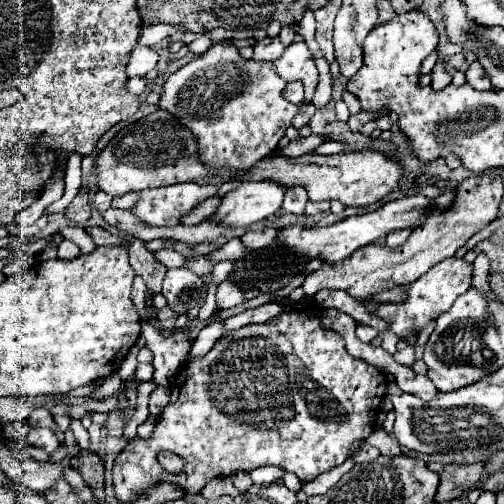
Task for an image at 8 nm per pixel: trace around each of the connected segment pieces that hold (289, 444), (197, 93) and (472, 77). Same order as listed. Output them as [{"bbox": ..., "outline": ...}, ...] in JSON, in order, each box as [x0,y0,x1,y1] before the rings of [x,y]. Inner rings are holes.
[{"bbox":[112,305,386,503],"outline":[[[310,305],[308,309],[300,307],[300,313],[280,313],[280,317],[274,317],[272,321],[262,323],[262,325],[246,325],[242,329],[236,329],[236,331],[228,333],[226,337],[220,337],[206,357],[188,361],[186,367],[178,373],[178,379],[176,379],[176,385],[174,385],[174,393],[170,397],[170,403],[162,411],[162,417],[158,419],[158,423],[154,425],[152,437],[150,439],[136,437],[116,459],[114,471],[112,471],[114,473],[116,497],[122,503],[130,503],[130,501],[136,499],[136,491],[144,491],[146,487],[152,487],[152,485],[162,483],[162,481],[174,483],[174,485],[182,487],[186,493],[200,493],[210,479],[228,477],[228,475],[234,475],[236,471],[250,471],[250,469],[258,469],[258,467],[264,467],[264,465],[276,465],[276,467],[280,467],[284,471],[292,471],[292,473],[298,475],[298,479],[302,483],[308,483],[308,481],[316,479],[320,473],[326,473],[332,467],[342,465],[346,461],[350,445],[356,439],[366,439],[374,431],[374,419],[376,419],[376,413],[380,409],[380,401],[382,401],[384,393],[386,393],[386,377],[384,377],[384,373],[378,371],[376,367],[372,367],[370,363],[348,355],[348,351],[344,347],[342,335],[322,327],[320,307],[318,305]],[[160,451],[170,451],[170,453],[182,457],[184,459],[182,471],[180,473],[162,473],[162,465],[156,459],[156,455]]]},{"bbox":[158,43,318,169],"outline":[[[306,43],[288,45],[282,57],[272,63],[246,61],[232,45],[212,45],[204,55],[168,77],[158,105],[174,113],[196,135],[200,159],[206,165],[248,169],[278,147],[284,127],[298,113],[298,107],[282,97],[282,89],[292,81],[304,85],[310,101],[318,85],[318,69]]]},{"bbox":[466,61,492,91],"outline":[[[474,61],[472,67],[466,71],[466,79],[474,89],[480,89],[480,91],[490,91],[492,89],[492,83],[488,81],[488,75],[478,61]]]}]

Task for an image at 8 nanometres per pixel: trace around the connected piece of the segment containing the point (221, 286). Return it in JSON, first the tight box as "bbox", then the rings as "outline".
{"bbox":[216,279,244,309],"outline":[[[230,279],[220,281],[216,285],[216,307],[218,309],[232,309],[236,305],[240,305],[244,299],[244,293],[240,287],[236,287],[236,283],[232,283]]]}

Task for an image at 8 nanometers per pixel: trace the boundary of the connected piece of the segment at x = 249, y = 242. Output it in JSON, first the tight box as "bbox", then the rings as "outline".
{"bbox":[240,227,278,251],"outline":[[[266,227],[266,229],[260,229],[260,231],[246,231],[240,237],[240,241],[242,241],[242,245],[248,251],[262,251],[264,247],[272,245],[272,241],[276,239],[276,235],[278,235],[278,229]]]}

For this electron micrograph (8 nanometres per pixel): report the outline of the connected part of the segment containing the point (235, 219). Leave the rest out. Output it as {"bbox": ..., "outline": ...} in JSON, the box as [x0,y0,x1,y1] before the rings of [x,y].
{"bbox":[208,181,286,227],"outline":[[[272,181],[242,183],[220,199],[218,209],[208,219],[224,227],[248,227],[274,215],[282,205],[284,193],[286,189]]]}

